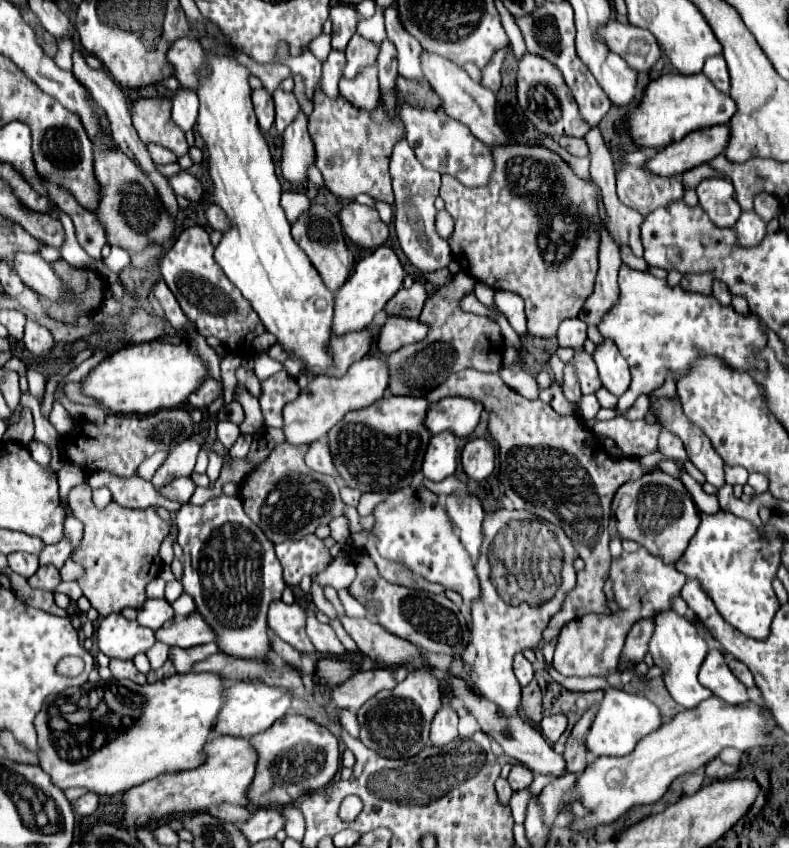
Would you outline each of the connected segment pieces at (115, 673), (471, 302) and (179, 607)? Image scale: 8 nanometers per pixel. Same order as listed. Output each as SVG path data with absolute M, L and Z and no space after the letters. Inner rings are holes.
M110 659L110 671L114 679L130 679L138 685L146 683L146 675L142 675L132 661L124 661L124 659Z
M466 293L466 295L460 299L460 307L462 307L462 311L487 317L494 316L499 312L497 307L494 307L494 309L488 309L488 307L484 307L484 305L482 305L482 303L480 303L480 301L474 297L474 293Z
M182 593L182 595L172 603L172 607L174 607L174 611L176 611L178 615L188 615L188 613L196 611L194 599L192 599L188 593Z

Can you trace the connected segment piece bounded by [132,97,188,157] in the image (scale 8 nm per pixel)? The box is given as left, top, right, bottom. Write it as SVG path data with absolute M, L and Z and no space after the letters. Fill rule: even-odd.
M138 99L134 103L132 123L136 125L136 131L144 143L158 143L178 157L188 153L184 133L174 125L170 117L168 99Z

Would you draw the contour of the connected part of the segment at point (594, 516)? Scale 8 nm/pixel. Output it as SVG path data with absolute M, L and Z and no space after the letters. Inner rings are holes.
M464 369L460 373L450 375L442 385L438 385L430 393L426 393L426 399L428 401L438 401L438 399L450 397L450 395L472 397L472 399L480 401L490 411L488 429L490 429L492 437L498 441L498 445L500 445L500 483L504 487L506 497L510 497L510 501L514 503L514 509L530 511L530 513L538 515L540 519L562 527L564 533L568 535L568 539L572 541L578 557L584 561L584 569L578 571L576 587L566 595L566 599L564 599L564 603L560 607L560 613L556 613L550 619L550 625L546 625L548 629L542 631L542 641L540 643L542 645L556 643L556 637L558 637L560 629L568 621L576 619L576 617L582 617L582 615L592 613L592 611L610 613L606 609L606 597L602 593L604 581L608 579L608 561L612 559L612 555L608 551L610 503L612 503L612 497L614 497L614 493L616 493L616 489L620 485L638 479L640 475L646 473L646 469L642 469L636 459L616 459L616 457L608 455L606 449L602 447L602 443L598 441L598 437L594 435L594 431L586 429L582 419L562 417L548 403L544 403L540 399L530 401L530 399L522 397L520 393L510 389L500 379L498 373L480 373L476 369Z

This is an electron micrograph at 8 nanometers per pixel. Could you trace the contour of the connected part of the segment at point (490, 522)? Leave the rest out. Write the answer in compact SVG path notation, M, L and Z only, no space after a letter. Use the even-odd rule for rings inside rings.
M502 509L502 511L496 511L496 513L486 515L486 519L484 519L484 533L486 533L484 541L492 541L494 535L496 535L496 529L502 529L510 521L514 521L514 511L510 513L510 511Z

